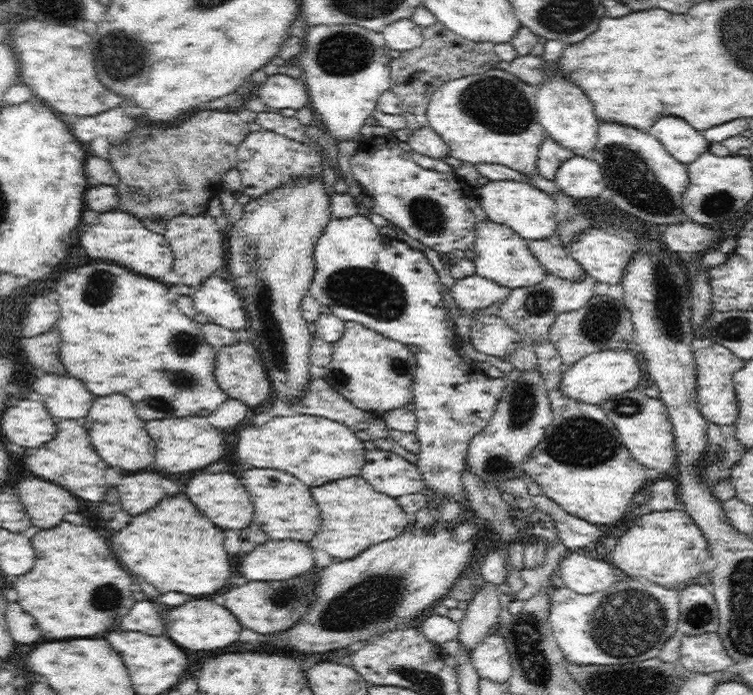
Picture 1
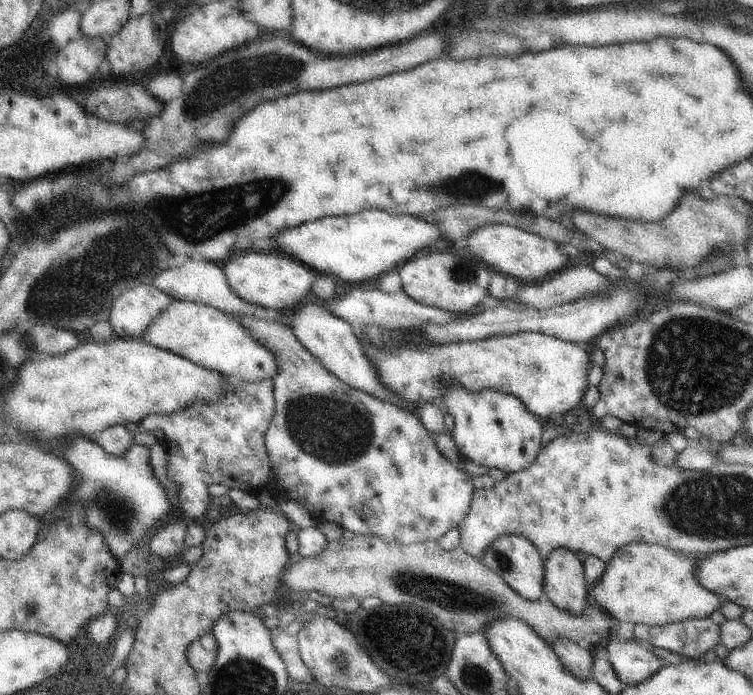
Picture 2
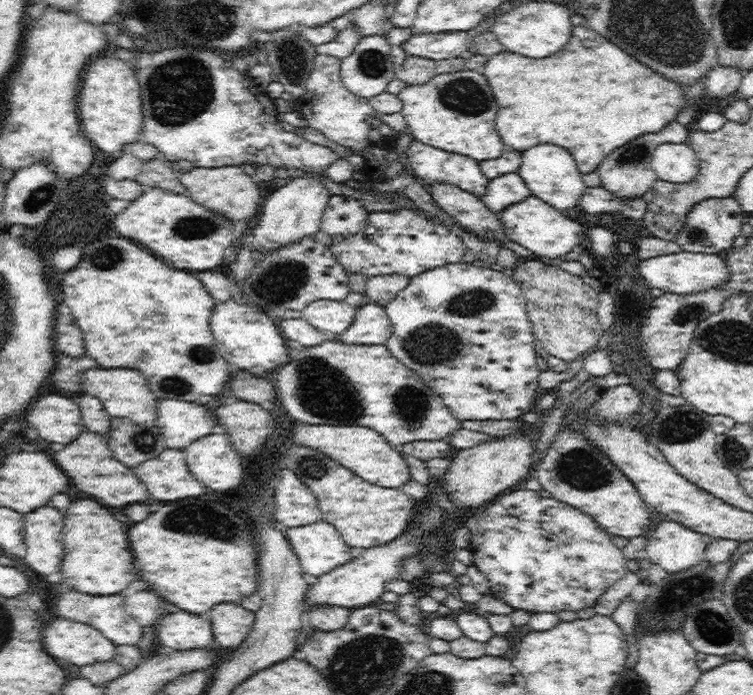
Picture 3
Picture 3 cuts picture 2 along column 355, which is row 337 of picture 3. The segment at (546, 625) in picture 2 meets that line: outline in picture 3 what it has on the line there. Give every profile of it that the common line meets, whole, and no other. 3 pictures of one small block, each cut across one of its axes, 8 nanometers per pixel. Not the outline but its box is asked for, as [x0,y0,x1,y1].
[513,259,603,363]

